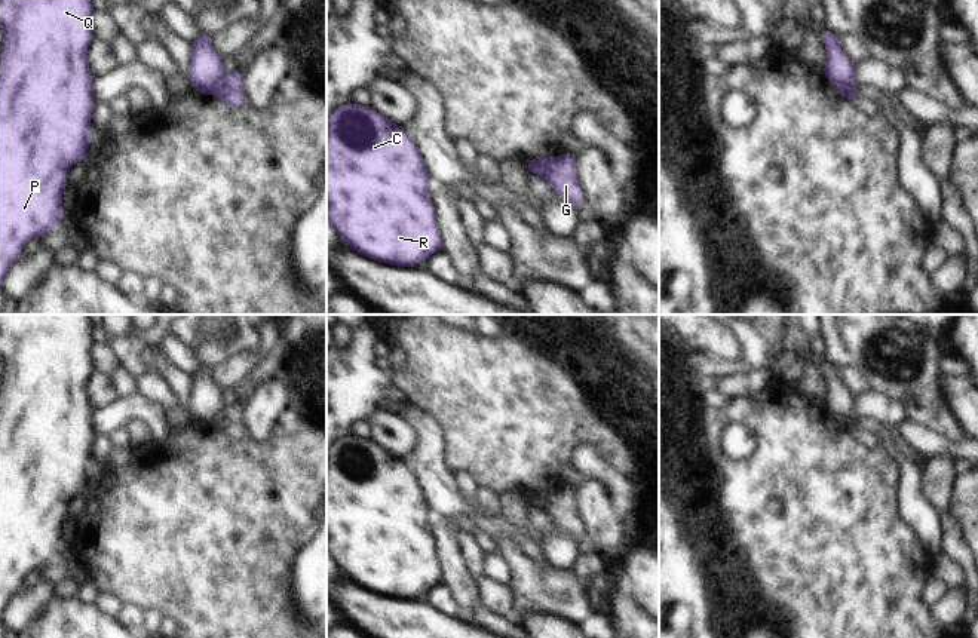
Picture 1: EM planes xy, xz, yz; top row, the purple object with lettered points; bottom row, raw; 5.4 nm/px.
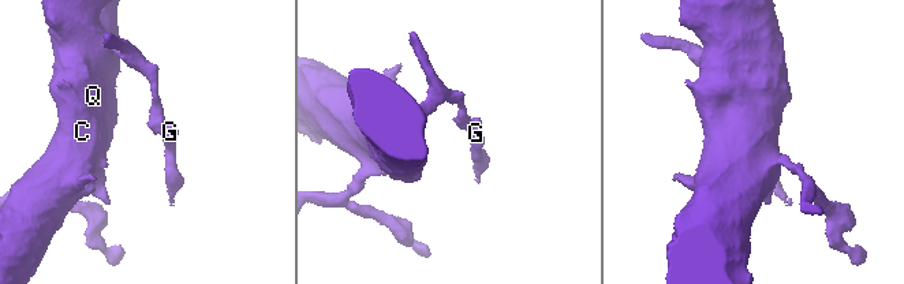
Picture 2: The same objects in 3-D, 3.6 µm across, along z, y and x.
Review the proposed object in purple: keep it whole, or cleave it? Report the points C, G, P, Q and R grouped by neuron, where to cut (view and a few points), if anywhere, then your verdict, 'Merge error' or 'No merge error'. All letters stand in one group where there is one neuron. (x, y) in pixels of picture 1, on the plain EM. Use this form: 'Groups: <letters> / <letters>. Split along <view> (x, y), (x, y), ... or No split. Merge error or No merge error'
Groups: C P Q R / G. Split along xy (226, 407), (209, 425). Merge error

